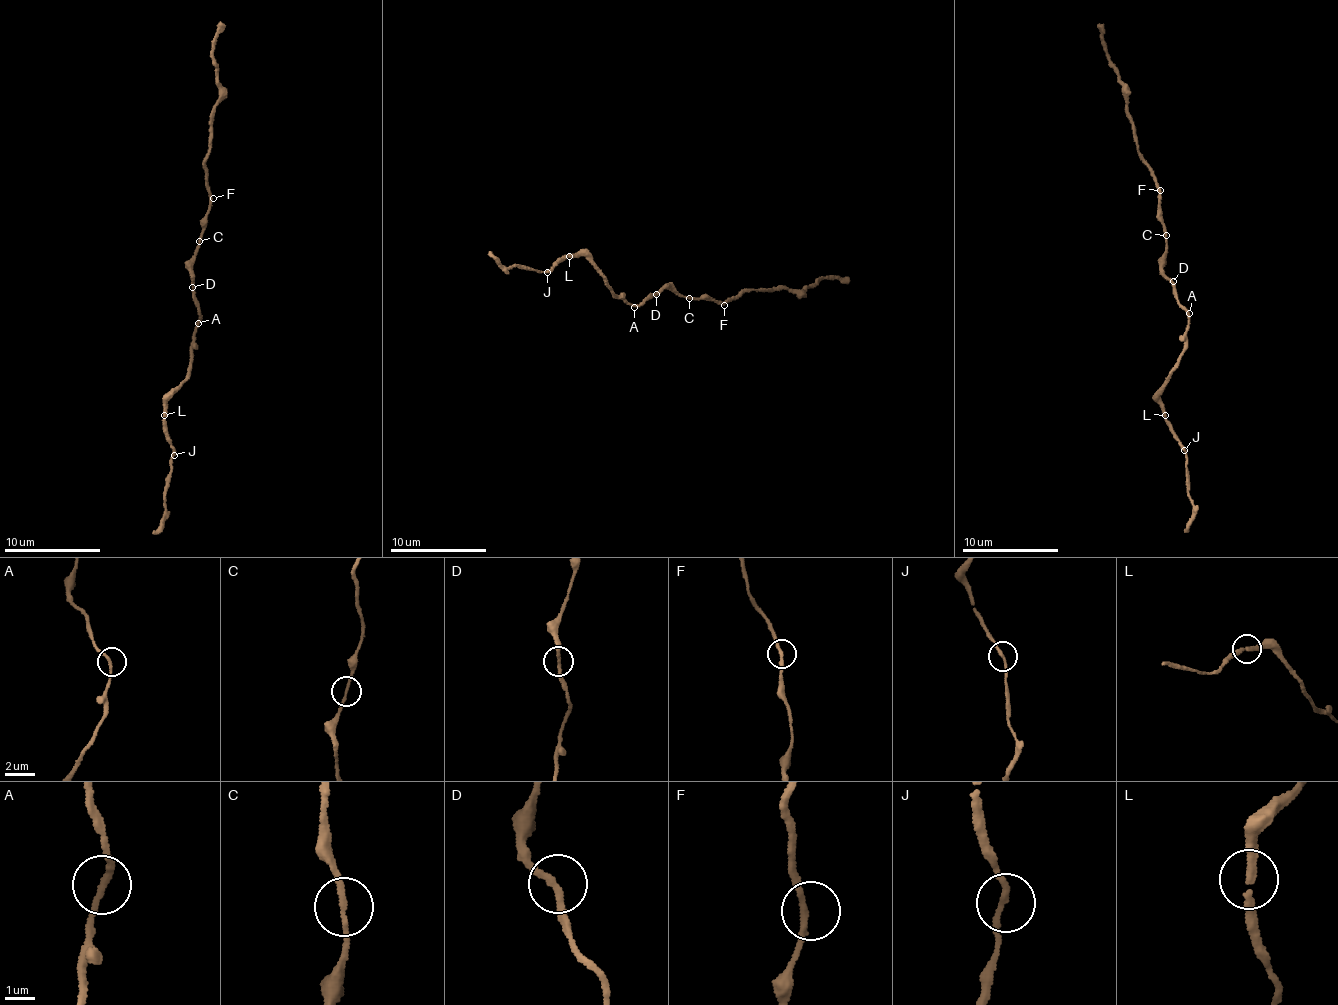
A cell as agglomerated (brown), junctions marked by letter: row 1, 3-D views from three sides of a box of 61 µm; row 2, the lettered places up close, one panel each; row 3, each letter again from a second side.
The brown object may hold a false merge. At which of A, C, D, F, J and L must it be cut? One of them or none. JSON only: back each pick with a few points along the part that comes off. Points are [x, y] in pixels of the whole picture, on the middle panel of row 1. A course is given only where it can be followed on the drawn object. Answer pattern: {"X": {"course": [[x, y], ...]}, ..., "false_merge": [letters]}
{"false_merge": []}

